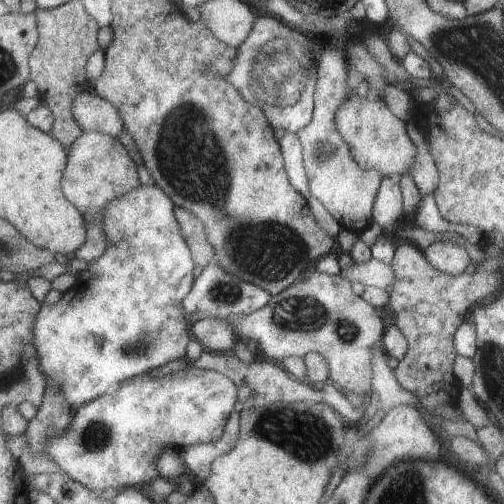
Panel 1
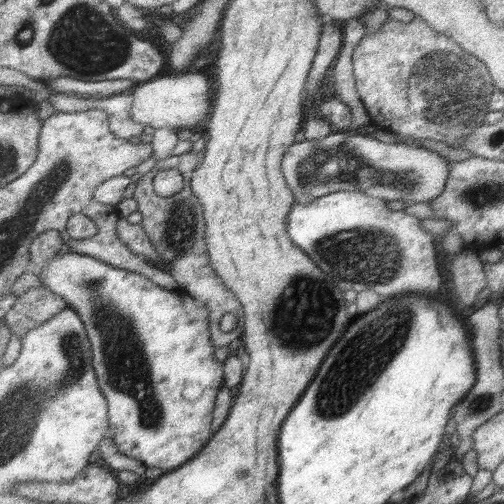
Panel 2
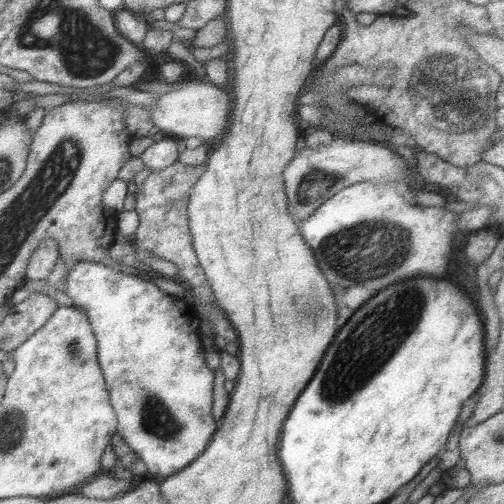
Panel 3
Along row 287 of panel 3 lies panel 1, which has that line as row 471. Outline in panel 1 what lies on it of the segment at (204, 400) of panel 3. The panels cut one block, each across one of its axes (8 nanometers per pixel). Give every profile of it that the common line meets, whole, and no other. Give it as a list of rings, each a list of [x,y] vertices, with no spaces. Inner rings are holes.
[[[187,368],[163,378],[137,376],[131,384],[111,390],[109,394],[85,404],[75,412],[75,420],[67,432],[55,436],[47,442],[47,456],[59,464],[59,470],[69,472],[73,480],[85,484],[95,492],[107,488],[141,488],[155,482],[161,474],[157,470],[157,460],[165,446],[185,448],[193,444],[217,442],[223,436],[225,424],[237,404],[237,386],[233,380],[219,372]]]

